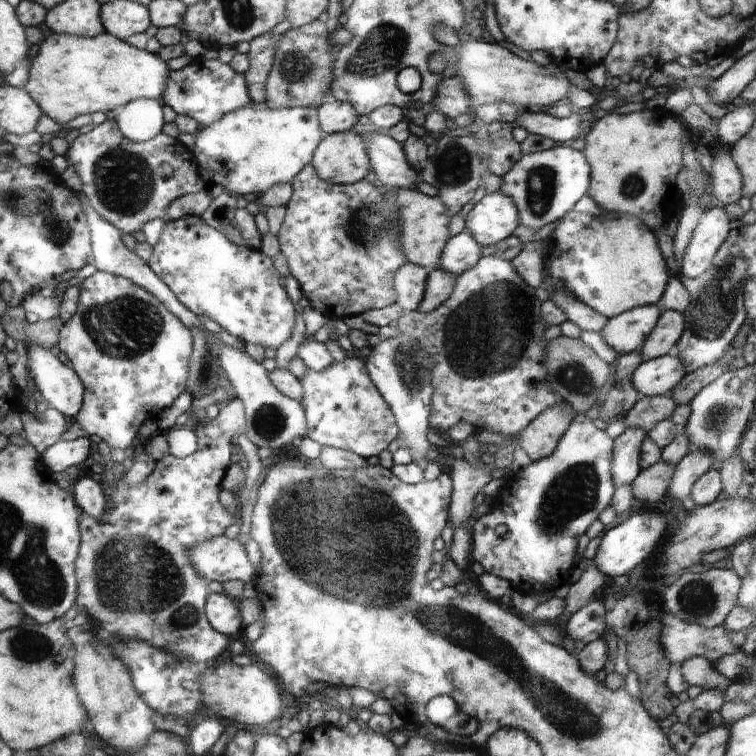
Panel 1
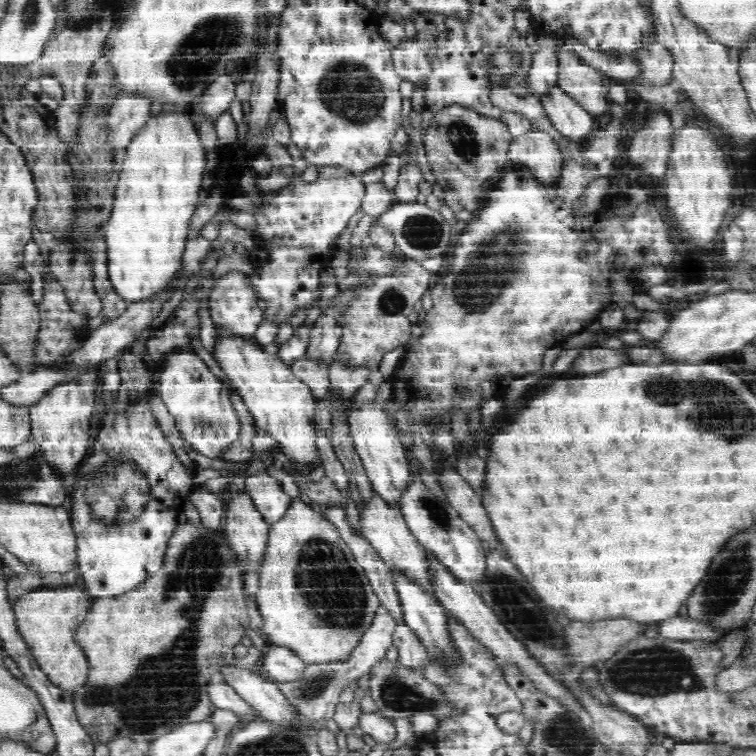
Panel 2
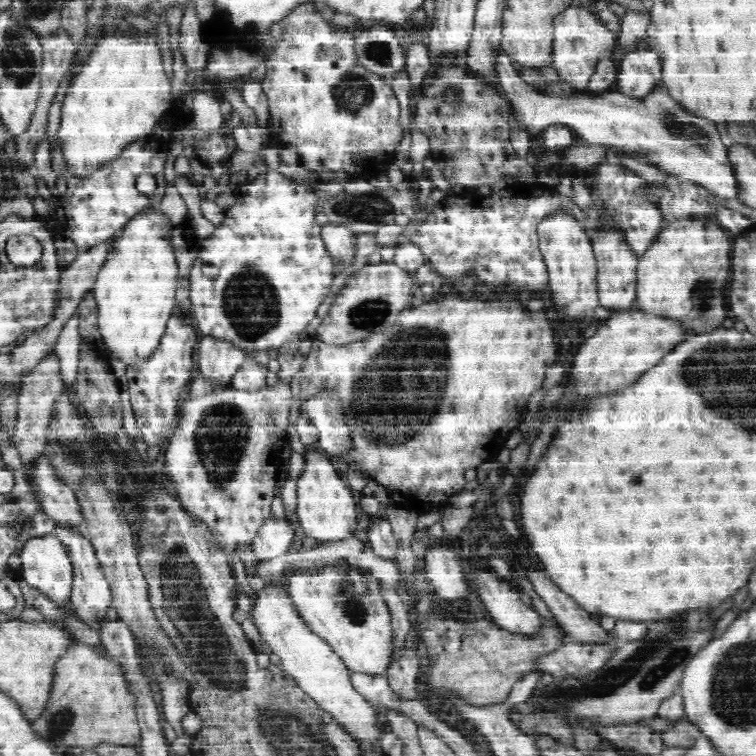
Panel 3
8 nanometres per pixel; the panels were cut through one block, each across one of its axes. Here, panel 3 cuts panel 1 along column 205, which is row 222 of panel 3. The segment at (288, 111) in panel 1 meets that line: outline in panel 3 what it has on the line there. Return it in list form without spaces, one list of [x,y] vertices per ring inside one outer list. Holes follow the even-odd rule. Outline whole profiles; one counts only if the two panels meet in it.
[[[152,206],[135,214],[120,230],[112,252],[102,264],[91,289],[98,307],[98,326],[103,343],[111,352],[111,358],[128,366],[140,365],[155,354],[166,326],[176,306],[178,268],[171,246],[170,230],[177,225],[159,209]]]

